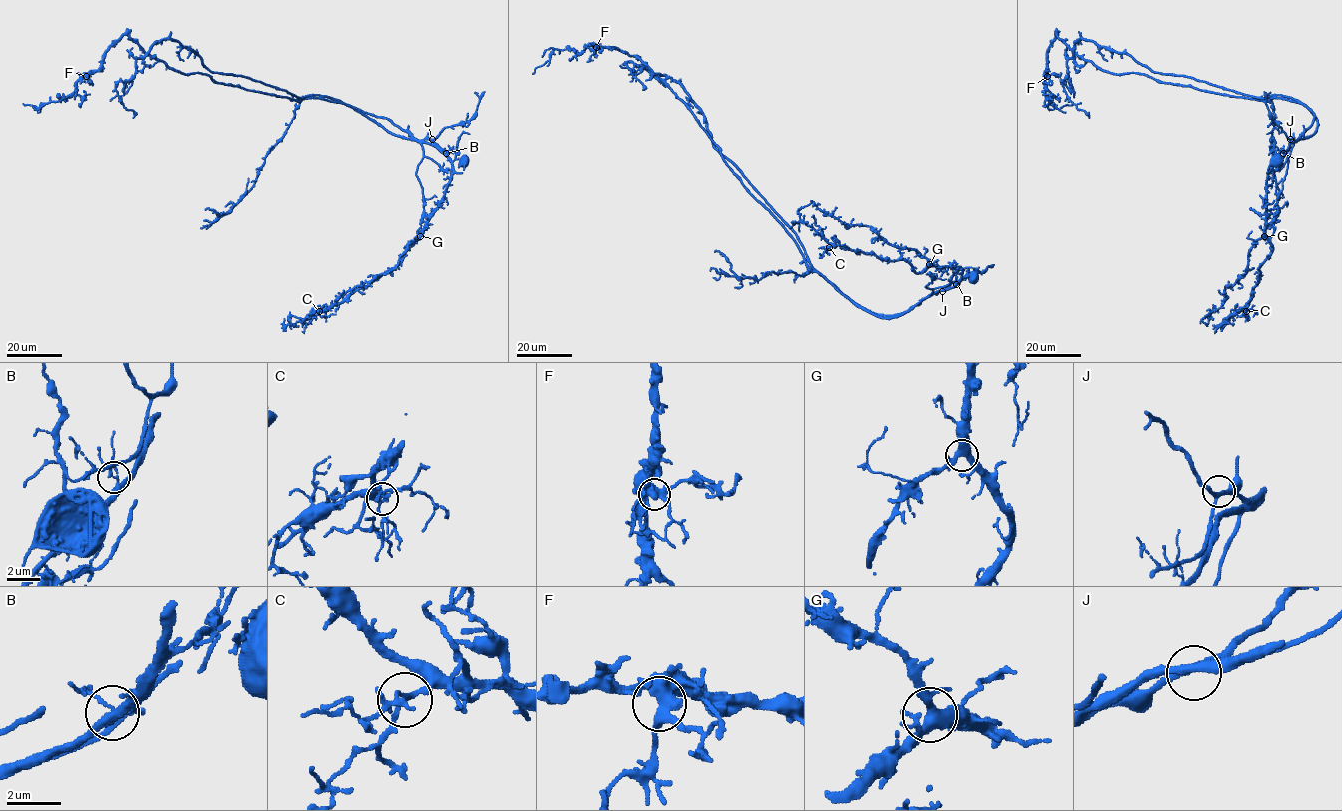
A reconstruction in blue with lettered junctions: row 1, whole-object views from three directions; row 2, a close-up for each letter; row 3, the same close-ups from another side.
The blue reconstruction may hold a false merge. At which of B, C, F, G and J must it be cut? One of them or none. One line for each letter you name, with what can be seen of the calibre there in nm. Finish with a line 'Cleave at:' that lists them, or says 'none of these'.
B: calibre 180 nm
Cleave at: B

